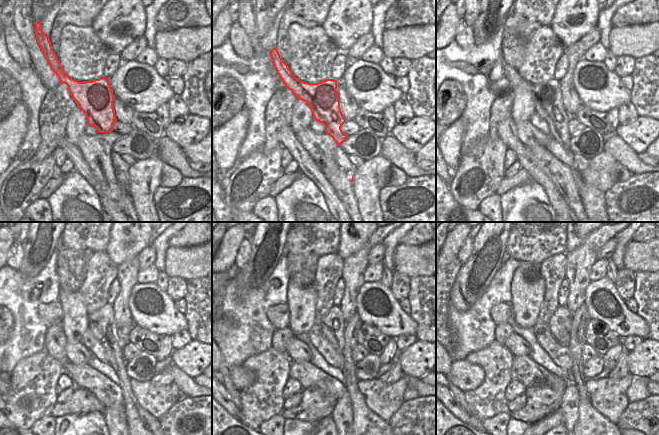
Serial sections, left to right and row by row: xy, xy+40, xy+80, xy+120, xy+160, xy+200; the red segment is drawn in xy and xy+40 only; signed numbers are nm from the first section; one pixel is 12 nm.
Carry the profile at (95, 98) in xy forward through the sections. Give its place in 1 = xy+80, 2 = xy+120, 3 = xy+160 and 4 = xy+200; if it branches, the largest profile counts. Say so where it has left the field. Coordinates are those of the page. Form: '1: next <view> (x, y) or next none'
1: next xy+80 (547, 97)
2: next xy+120 (142, 425)
3: next xy+160 (366, 425)
4: next xy+200 (567, 329)

